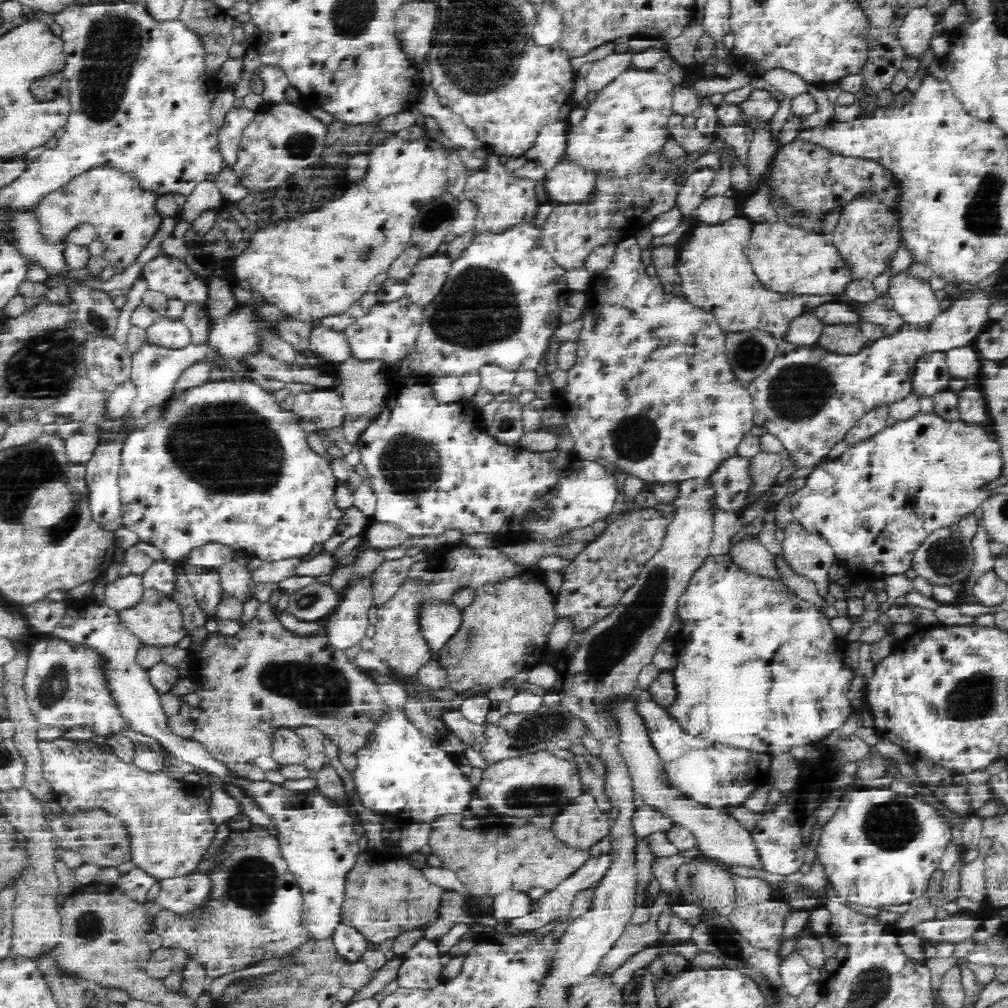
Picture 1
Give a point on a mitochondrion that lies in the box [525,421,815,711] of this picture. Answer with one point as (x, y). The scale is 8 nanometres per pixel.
(600, 656)

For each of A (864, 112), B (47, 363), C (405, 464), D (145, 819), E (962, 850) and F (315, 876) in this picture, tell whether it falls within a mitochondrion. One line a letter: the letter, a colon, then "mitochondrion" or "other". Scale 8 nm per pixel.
A: other
B: mitochondrion
C: mitochondrion
D: mitochondrion
E: other
F: other

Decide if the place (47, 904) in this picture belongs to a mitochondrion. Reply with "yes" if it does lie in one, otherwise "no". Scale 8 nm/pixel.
no

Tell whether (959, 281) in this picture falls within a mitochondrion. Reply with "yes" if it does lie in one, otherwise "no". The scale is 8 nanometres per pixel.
no

